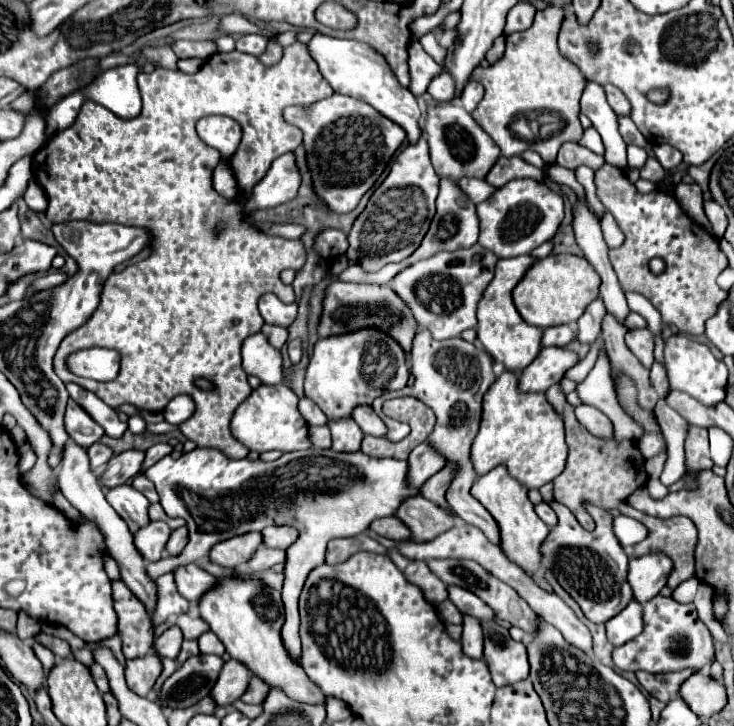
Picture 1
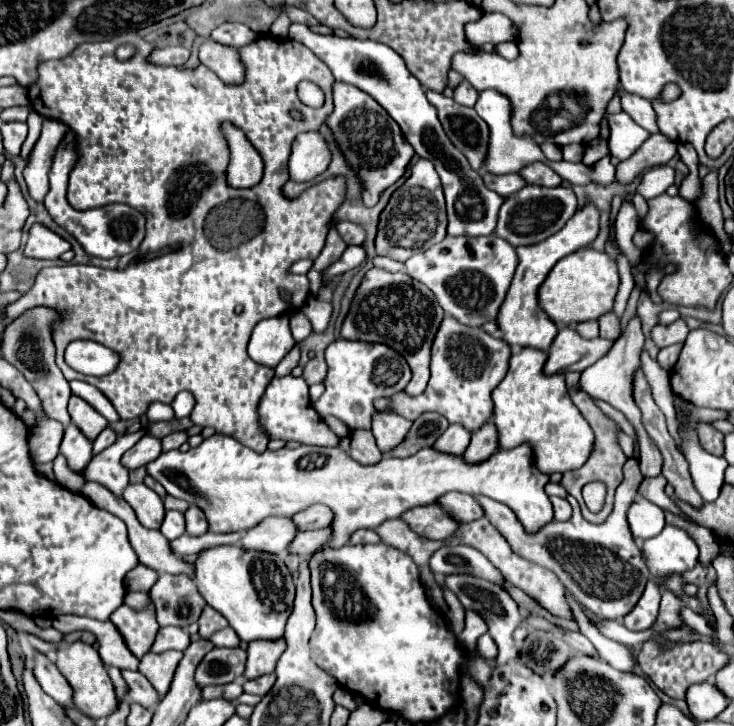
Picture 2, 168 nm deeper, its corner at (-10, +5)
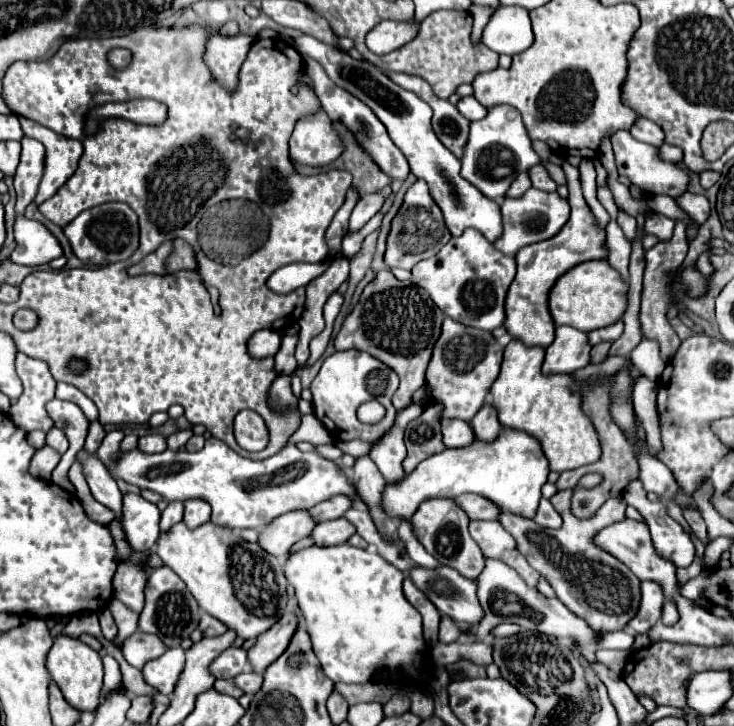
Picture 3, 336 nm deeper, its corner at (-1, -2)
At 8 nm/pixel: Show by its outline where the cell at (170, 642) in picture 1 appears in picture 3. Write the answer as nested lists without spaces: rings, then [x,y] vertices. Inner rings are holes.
[[[137,631],[129,639],[123,641],[121,651],[123,651],[123,657],[127,659],[129,665],[141,669],[147,661],[163,655],[163,651],[167,651],[167,647],[163,647],[163,643],[157,635]]]

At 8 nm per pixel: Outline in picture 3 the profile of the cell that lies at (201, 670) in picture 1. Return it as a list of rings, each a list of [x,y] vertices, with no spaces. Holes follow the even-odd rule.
[[[229,647],[209,667],[215,679],[227,679],[227,681],[233,681],[235,675],[243,673],[245,669],[247,669],[247,653],[239,647]]]

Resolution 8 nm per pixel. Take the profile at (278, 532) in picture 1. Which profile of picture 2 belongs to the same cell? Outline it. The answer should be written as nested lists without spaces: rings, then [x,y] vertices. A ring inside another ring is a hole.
[[[314,504],[312,508],[306,508],[306,510],[298,512],[296,516],[292,516],[292,520],[296,520],[296,526],[300,530],[312,530],[312,528],[330,526],[332,518],[334,518],[334,512],[324,504]]]

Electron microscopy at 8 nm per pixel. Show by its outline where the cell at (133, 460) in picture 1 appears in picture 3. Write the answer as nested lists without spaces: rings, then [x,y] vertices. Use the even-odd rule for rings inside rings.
[[[145,435],[139,439],[137,449],[143,453],[161,453],[167,449],[167,443],[163,435]]]

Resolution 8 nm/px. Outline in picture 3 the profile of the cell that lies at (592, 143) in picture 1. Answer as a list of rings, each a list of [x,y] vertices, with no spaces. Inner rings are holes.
[[[563,163],[563,171],[567,177],[567,187],[569,187],[569,205],[571,205],[571,217],[565,223],[563,231],[555,235],[555,239],[539,241],[535,245],[523,247],[517,259],[517,275],[513,283],[509,285],[507,299],[505,299],[505,323],[503,327],[507,333],[521,341],[527,347],[547,347],[553,343],[553,333],[555,325],[547,307],[547,295],[557,277],[561,277],[567,269],[575,267],[577,263],[591,261],[591,259],[603,259],[607,257],[607,247],[605,247],[605,233],[597,227],[595,217],[591,209],[587,207],[581,191],[581,181],[579,181],[579,169],[571,167],[569,163]]]

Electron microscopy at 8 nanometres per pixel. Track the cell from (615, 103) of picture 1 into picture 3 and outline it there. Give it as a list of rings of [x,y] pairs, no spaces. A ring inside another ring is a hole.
[[[639,117],[629,131],[637,141],[643,141],[643,143],[649,143],[649,145],[655,145],[655,147],[663,145],[665,135],[663,135],[661,127],[657,127],[653,121],[649,121],[645,117]]]

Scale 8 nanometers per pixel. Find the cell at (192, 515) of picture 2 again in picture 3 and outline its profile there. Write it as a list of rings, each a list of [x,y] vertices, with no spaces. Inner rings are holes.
[[[201,499],[185,501],[183,523],[187,523],[187,527],[201,527],[203,523],[209,523],[209,515],[211,515],[209,503],[205,503]]]

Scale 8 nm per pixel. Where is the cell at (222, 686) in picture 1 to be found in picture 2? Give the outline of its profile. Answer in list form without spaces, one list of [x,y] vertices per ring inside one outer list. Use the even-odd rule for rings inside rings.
[[[284,638],[278,640],[254,640],[248,644],[248,662],[244,678],[256,678],[264,674],[272,674],[280,654],[286,650]]]

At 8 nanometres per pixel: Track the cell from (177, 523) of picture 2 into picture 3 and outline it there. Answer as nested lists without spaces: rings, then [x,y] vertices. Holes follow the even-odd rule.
[[[173,501],[167,505],[167,509],[161,513],[161,533],[169,531],[175,523],[179,523],[183,519],[183,503],[181,501]]]

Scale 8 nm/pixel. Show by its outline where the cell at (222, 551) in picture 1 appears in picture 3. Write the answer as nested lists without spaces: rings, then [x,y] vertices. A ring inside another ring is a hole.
[[[291,511],[287,515],[281,515],[279,519],[273,519],[259,531],[259,545],[269,553],[277,557],[285,557],[293,543],[307,537],[311,529],[317,523],[309,517],[307,511]]]

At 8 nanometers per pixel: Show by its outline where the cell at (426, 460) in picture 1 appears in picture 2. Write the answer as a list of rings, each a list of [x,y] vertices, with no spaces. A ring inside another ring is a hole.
[[[450,424],[448,430],[436,440],[434,448],[442,452],[454,452],[454,454],[464,454],[464,450],[470,444],[470,432],[462,424]]]

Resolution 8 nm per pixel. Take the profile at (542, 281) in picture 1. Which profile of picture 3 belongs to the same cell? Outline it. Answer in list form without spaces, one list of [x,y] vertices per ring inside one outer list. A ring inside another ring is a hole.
[[[583,261],[563,273],[549,291],[549,311],[555,325],[569,325],[579,331],[593,331],[615,323],[627,309],[627,283],[607,261]]]

